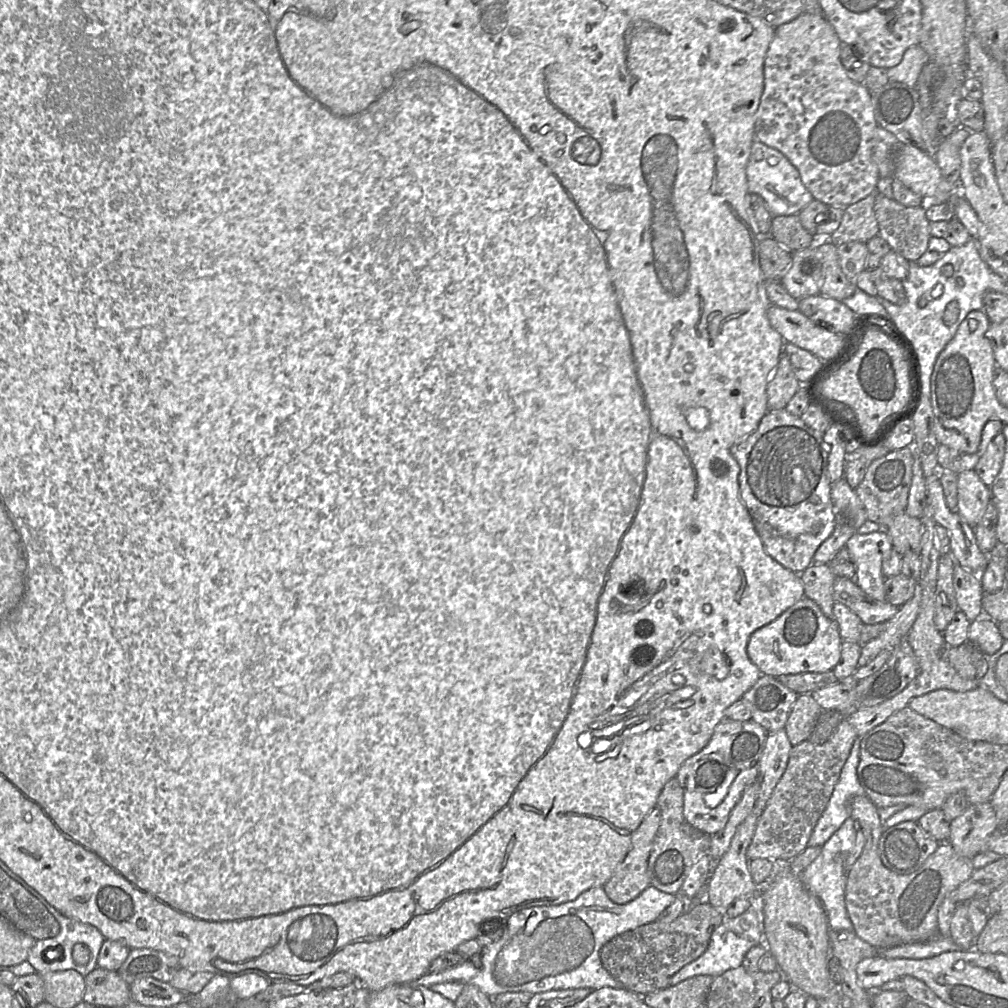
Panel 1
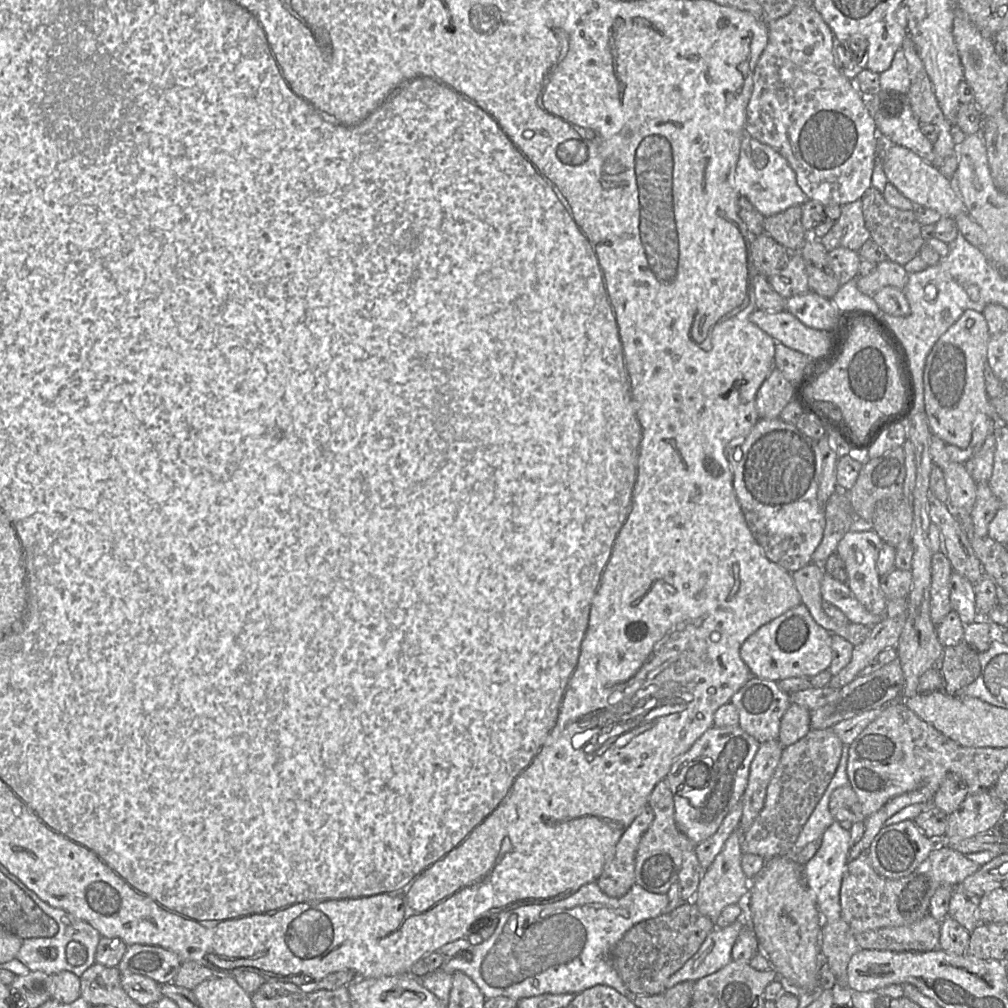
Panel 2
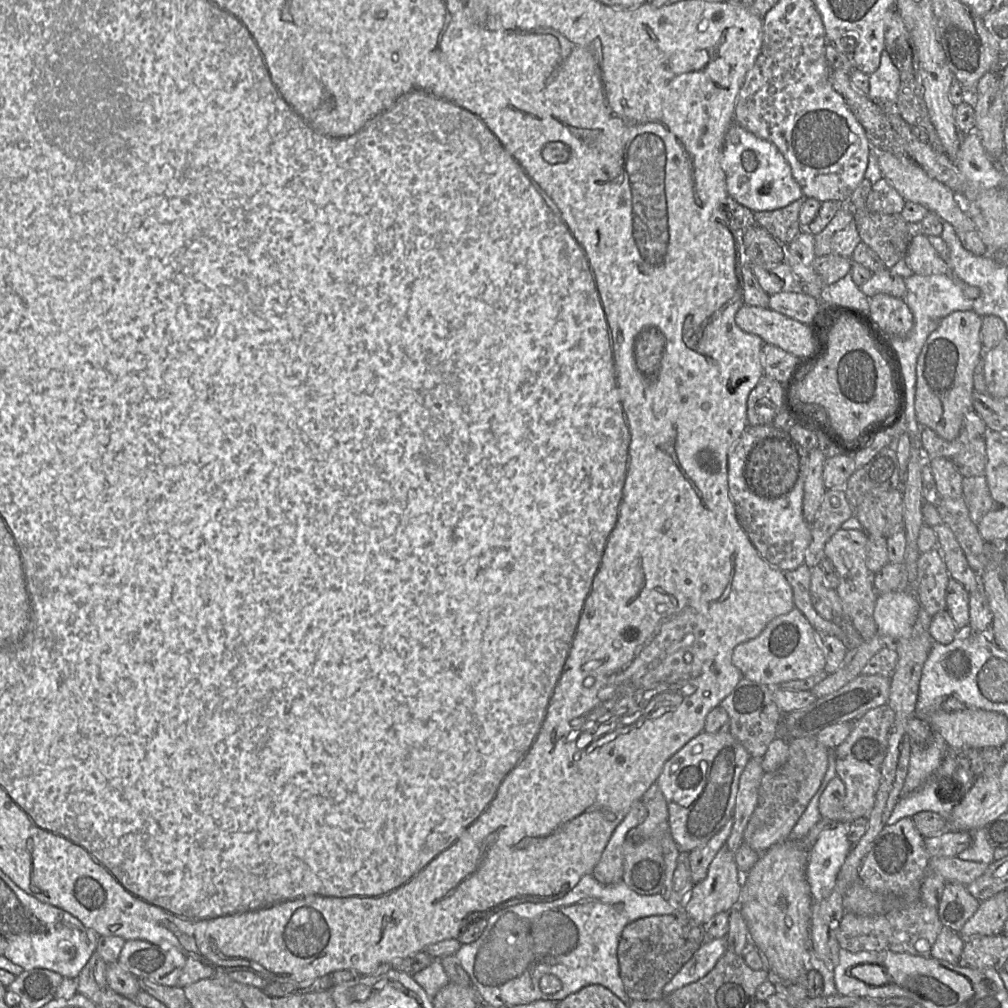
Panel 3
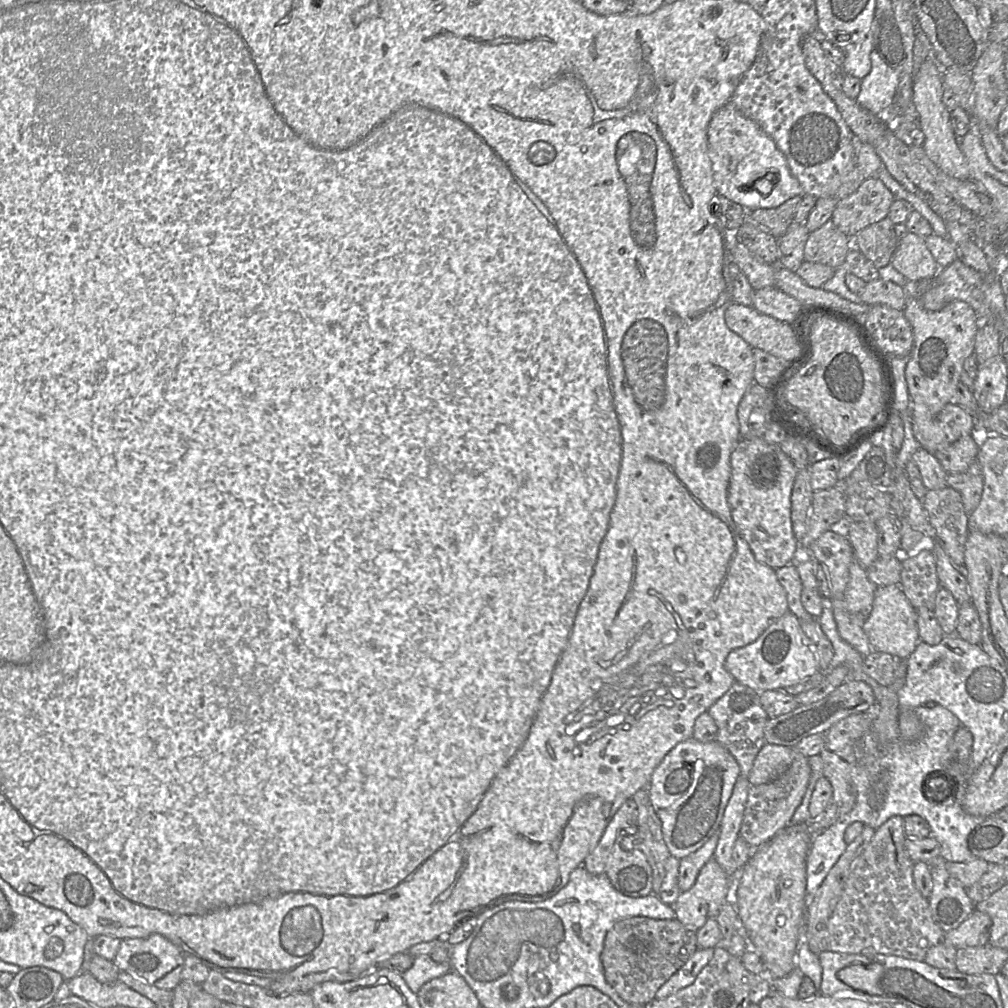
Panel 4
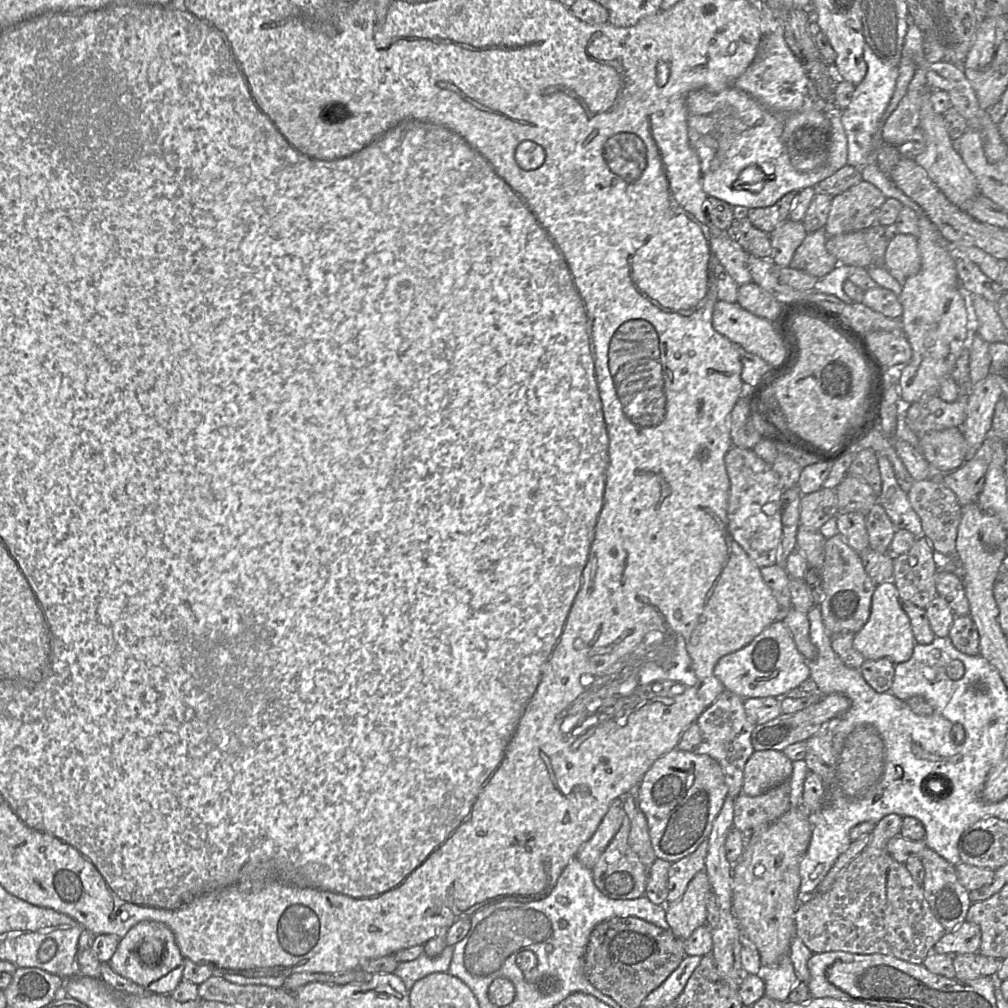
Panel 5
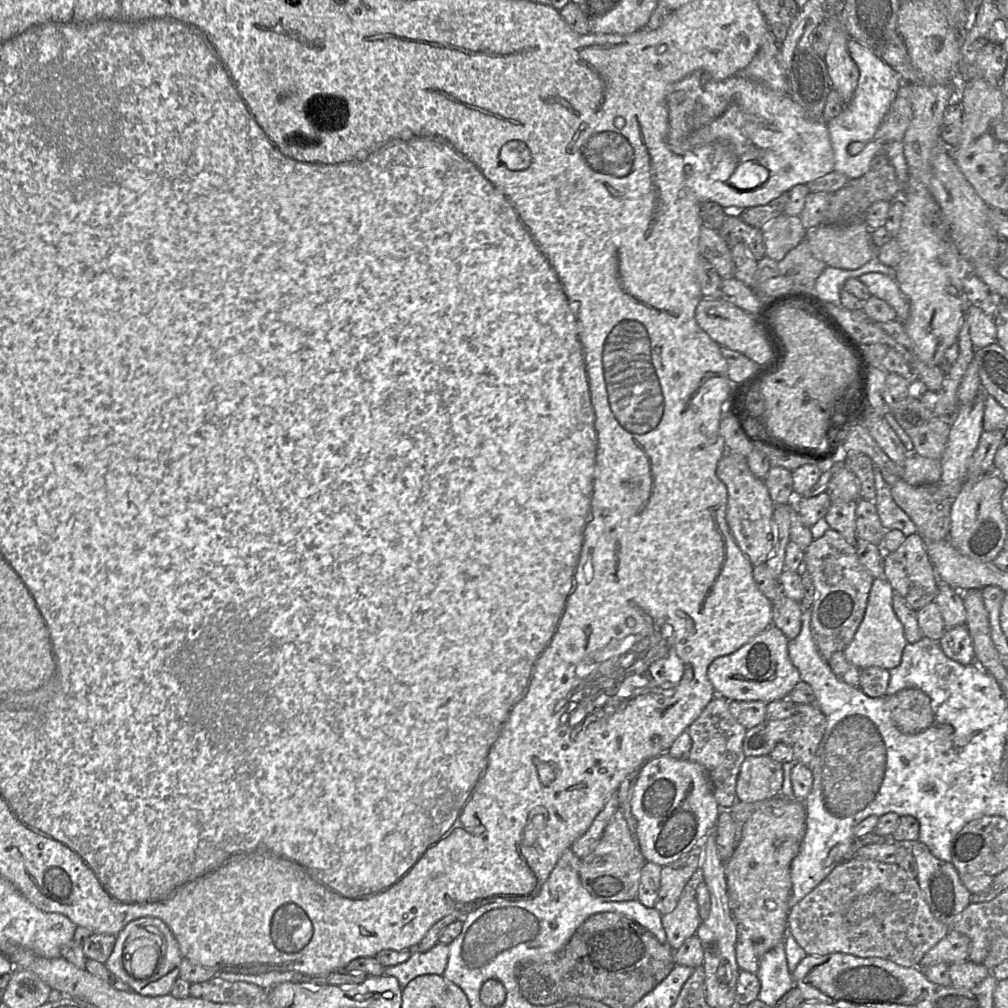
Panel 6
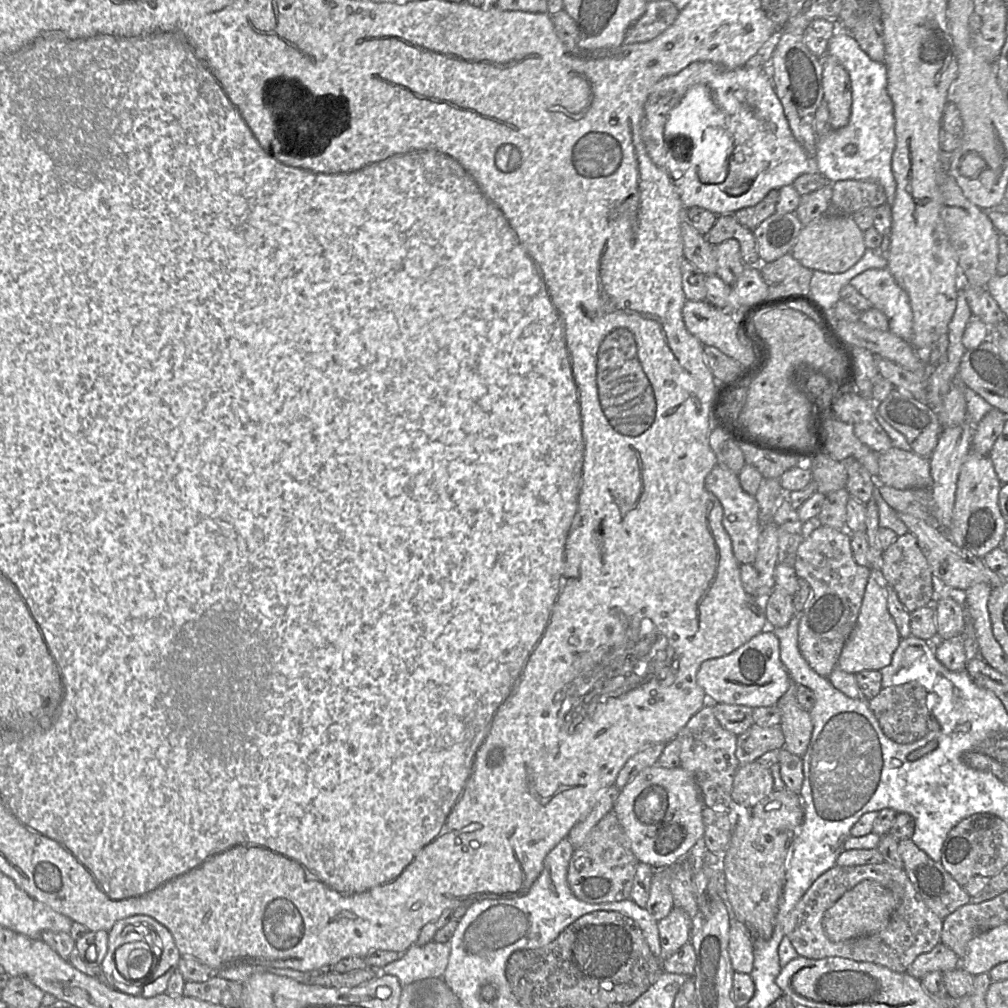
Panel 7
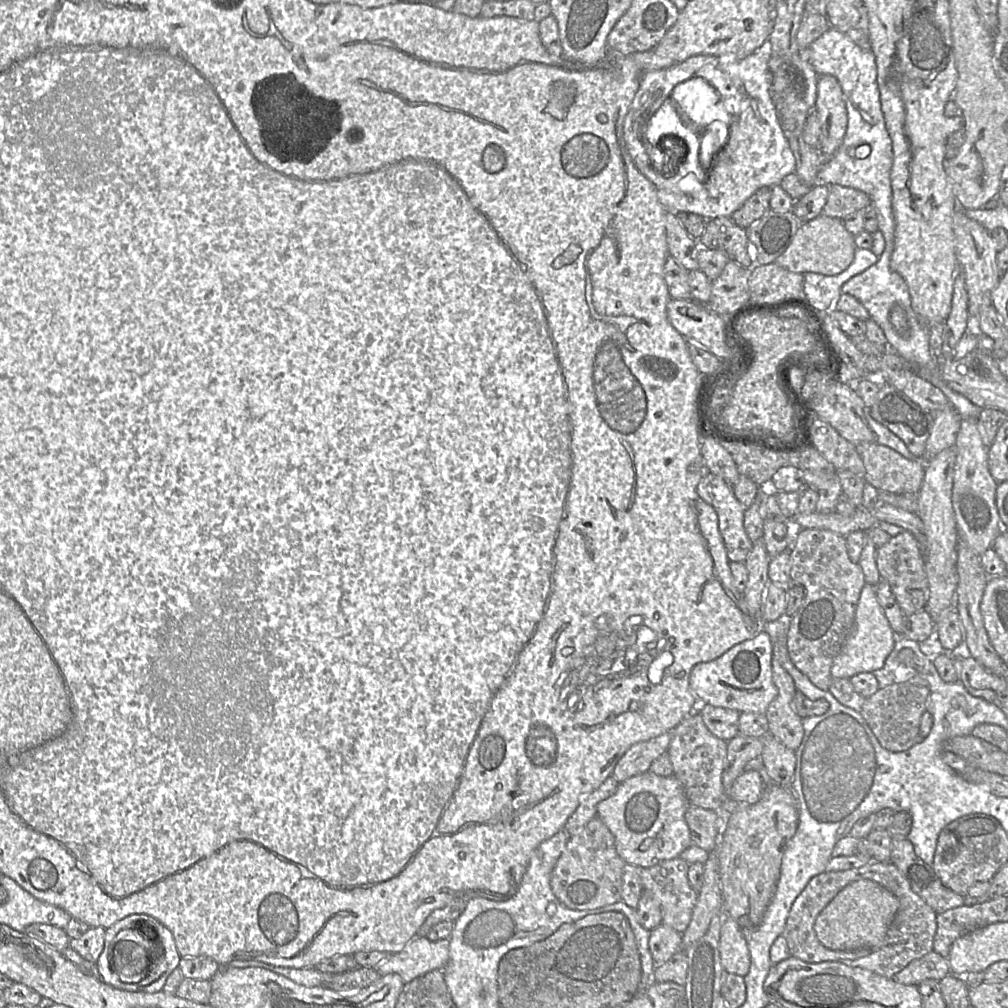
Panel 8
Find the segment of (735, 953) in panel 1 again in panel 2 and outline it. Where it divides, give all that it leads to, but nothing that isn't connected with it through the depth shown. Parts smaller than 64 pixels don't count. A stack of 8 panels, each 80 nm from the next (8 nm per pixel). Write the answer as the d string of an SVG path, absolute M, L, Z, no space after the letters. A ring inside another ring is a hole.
M741 913L731 925L725 928L715 928L697 953L668 979L666 989L685 981L695 982L726 966L732 960L733 945L744 925L745 921Z

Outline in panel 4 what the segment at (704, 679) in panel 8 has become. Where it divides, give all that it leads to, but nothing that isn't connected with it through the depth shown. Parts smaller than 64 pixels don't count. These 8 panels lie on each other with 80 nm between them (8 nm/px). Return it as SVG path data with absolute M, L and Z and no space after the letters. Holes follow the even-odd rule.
M790 612L772 623L754 642L732 650L724 667L735 682L760 693L794 685L820 671L815 644L801 629L801 620Z

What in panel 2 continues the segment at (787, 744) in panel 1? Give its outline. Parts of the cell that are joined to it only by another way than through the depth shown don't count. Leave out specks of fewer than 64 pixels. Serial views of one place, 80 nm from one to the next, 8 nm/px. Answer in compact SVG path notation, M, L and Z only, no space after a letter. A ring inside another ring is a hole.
M778 739L766 741L760 744L751 762L747 787L741 798L743 813L738 828L743 832L751 827L764 806L767 787L780 762L783 749Z

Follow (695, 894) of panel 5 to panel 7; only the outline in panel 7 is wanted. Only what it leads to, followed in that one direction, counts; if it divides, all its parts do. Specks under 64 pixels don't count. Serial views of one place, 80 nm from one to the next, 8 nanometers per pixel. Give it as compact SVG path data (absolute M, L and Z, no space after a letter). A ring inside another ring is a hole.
M673 908L667 917L658 921L661 956L668 958L690 941L694 920L679 908Z

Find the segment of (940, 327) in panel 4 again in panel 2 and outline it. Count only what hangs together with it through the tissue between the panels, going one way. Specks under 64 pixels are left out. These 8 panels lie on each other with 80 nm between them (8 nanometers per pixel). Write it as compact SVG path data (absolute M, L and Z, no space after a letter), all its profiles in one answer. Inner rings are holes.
M966 310L936 341L927 356L923 383L924 409L933 435L959 448L967 448L978 414L997 418L986 391L984 369L990 339L983 312Z

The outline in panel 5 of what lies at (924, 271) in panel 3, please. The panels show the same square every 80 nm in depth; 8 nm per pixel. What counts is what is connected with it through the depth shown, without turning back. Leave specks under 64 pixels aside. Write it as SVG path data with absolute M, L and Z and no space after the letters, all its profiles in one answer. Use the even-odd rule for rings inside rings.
M898 234L887 245L884 267L902 272L906 277L917 274L921 269L918 240L911 234Z

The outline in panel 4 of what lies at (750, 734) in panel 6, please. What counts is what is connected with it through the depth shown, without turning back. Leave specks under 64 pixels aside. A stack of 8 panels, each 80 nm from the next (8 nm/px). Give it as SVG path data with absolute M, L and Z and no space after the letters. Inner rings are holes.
M846 681L823 699L798 706L793 711L769 719L764 728L766 744L795 747L806 737L825 733L835 723L850 715L866 712L876 702L873 689L863 681Z

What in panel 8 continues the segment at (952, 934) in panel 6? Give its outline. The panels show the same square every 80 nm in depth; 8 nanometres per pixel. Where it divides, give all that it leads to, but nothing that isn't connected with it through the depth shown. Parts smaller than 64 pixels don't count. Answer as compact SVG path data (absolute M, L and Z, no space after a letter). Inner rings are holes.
M935 951L909 963L903 970L892 978L904 985L916 985L926 979L942 980L951 973L948 958L941 956Z

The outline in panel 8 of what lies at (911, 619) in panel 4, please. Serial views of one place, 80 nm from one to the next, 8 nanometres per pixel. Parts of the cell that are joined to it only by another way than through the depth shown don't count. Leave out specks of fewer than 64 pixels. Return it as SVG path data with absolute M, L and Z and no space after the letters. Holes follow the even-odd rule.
M866 583L860 592L851 630L831 666L831 677L851 678L861 672L882 668L894 647L896 636L877 600L876 586Z

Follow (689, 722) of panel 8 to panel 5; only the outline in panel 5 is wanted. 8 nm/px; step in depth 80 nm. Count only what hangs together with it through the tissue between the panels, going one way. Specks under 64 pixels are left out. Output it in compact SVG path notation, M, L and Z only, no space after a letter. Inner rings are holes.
M725 690L696 720L702 739L694 751L698 754L707 754L720 764L728 787L727 796L731 798L736 798L742 793L745 764L754 752L751 734L757 725L747 718L745 699L749 698L742 698Z

